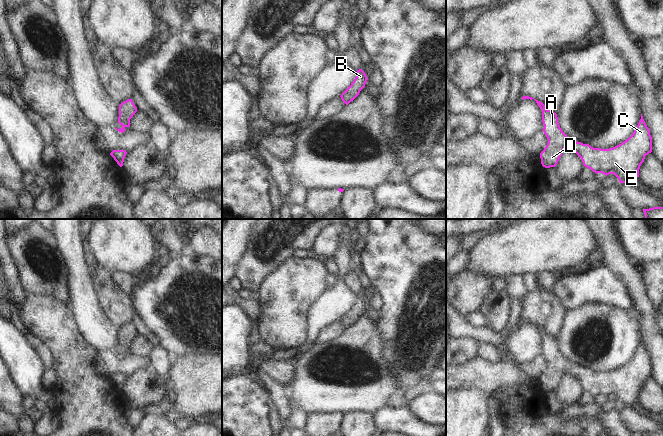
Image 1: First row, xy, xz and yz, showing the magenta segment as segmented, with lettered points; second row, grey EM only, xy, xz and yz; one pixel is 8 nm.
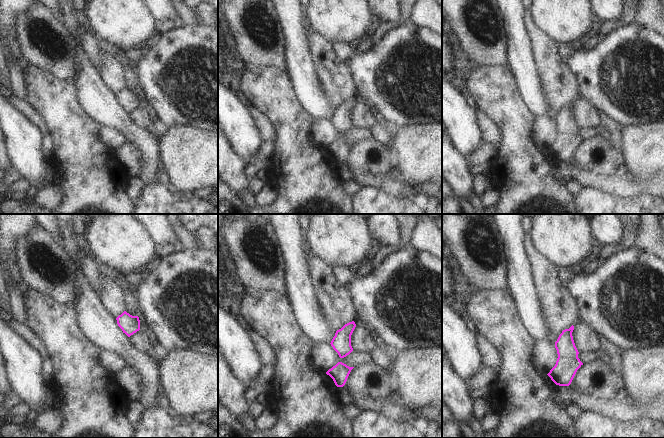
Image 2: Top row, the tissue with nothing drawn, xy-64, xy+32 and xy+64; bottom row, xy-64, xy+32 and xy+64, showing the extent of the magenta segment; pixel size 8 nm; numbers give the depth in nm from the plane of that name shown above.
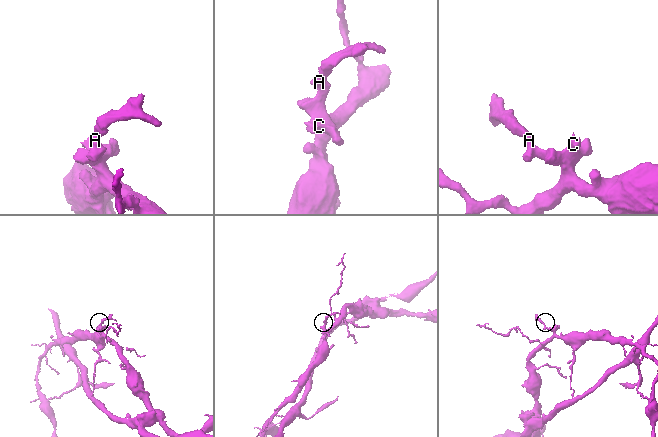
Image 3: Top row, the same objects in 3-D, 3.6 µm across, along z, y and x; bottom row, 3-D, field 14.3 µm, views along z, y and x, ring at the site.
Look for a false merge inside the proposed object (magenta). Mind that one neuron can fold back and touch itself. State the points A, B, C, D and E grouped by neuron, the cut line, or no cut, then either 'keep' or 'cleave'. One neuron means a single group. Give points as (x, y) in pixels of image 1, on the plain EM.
groups A B C D E; cut none; keep

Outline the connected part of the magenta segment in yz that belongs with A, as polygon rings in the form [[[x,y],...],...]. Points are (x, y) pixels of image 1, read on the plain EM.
[[[534,324],[542,335],[542,355],[548,363],[540,377],[543,391],[555,391],[563,374],[569,373],[581,382],[585,391],[597,398],[614,398],[620,407],[630,408],[639,401],[645,380],[652,376],[652,361],[642,338],[634,357],[627,364],[609,373],[593,372],[568,361],[559,350],[557,338],[547,334],[542,326]]]

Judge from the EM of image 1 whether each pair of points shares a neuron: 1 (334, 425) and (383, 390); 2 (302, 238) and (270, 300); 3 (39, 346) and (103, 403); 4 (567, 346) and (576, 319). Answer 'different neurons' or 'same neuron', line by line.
1: different neurons
2: different neurons
3: different neurons
4: same neuron

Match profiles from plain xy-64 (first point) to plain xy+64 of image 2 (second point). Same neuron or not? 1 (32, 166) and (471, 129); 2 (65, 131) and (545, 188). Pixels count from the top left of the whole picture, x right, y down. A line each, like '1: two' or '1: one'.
1: one
2: one

